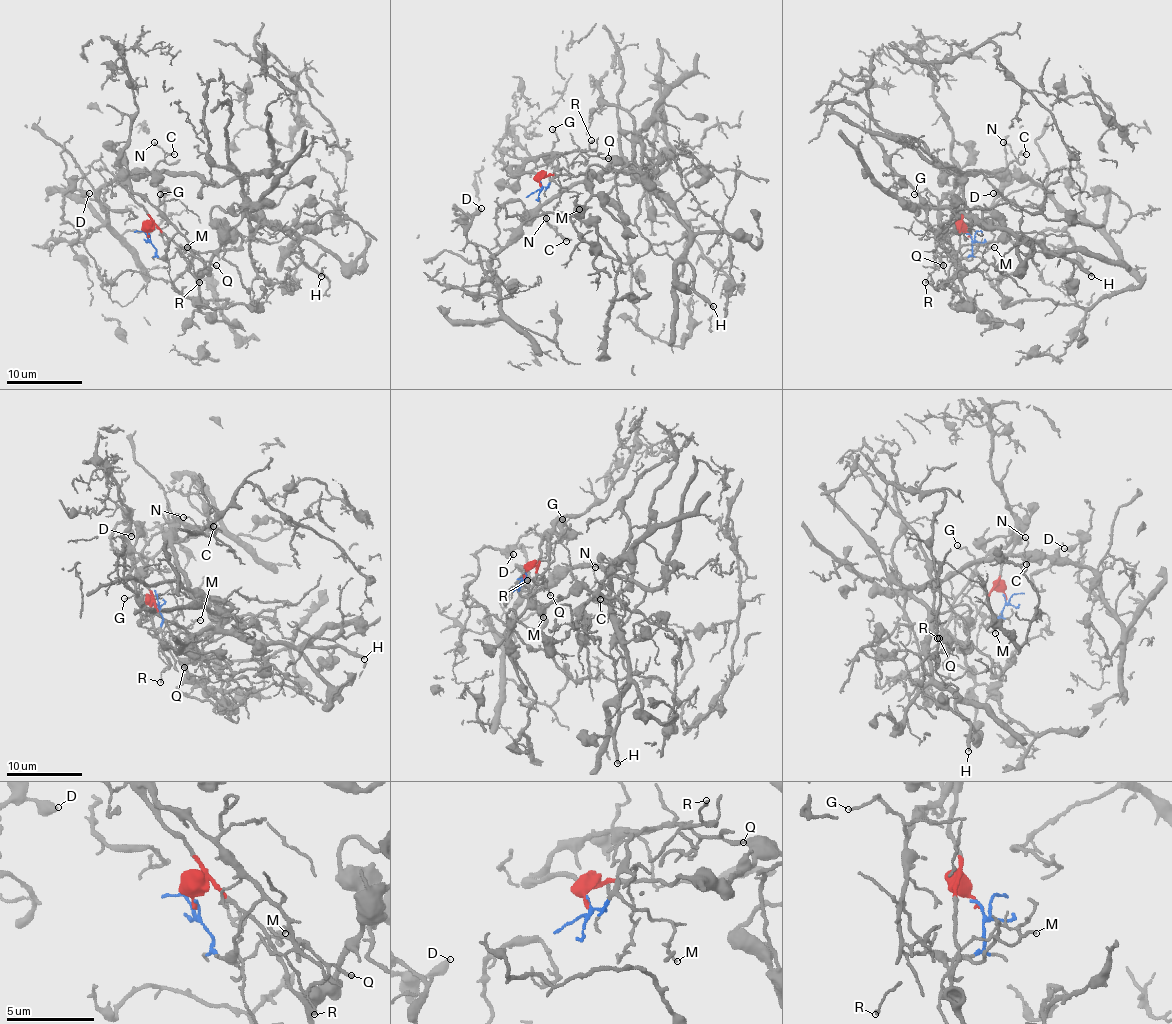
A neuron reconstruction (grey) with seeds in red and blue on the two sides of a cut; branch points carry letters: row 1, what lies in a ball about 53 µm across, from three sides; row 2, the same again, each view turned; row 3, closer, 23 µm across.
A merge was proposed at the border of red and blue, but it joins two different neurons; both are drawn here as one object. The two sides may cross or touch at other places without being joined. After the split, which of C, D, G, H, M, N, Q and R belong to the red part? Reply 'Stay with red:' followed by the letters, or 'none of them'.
Stay with red: C, D, H, N

